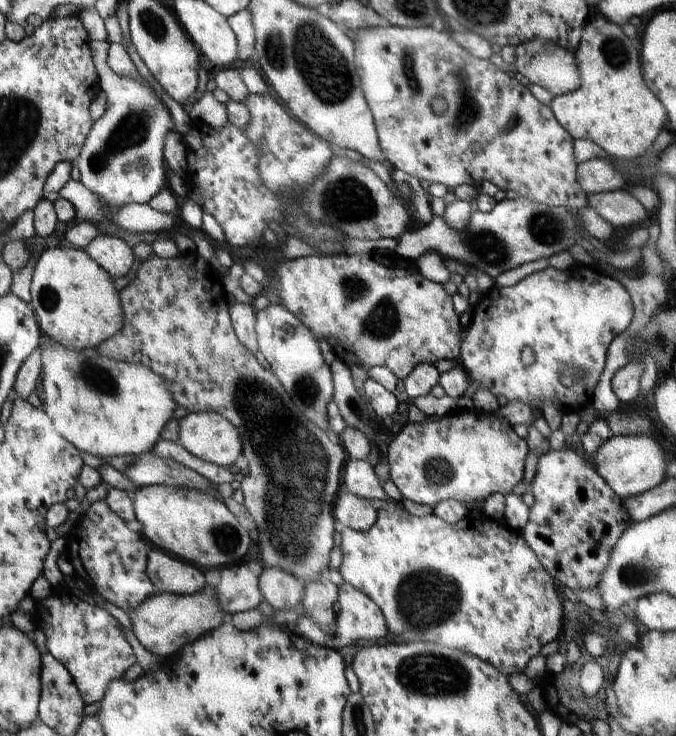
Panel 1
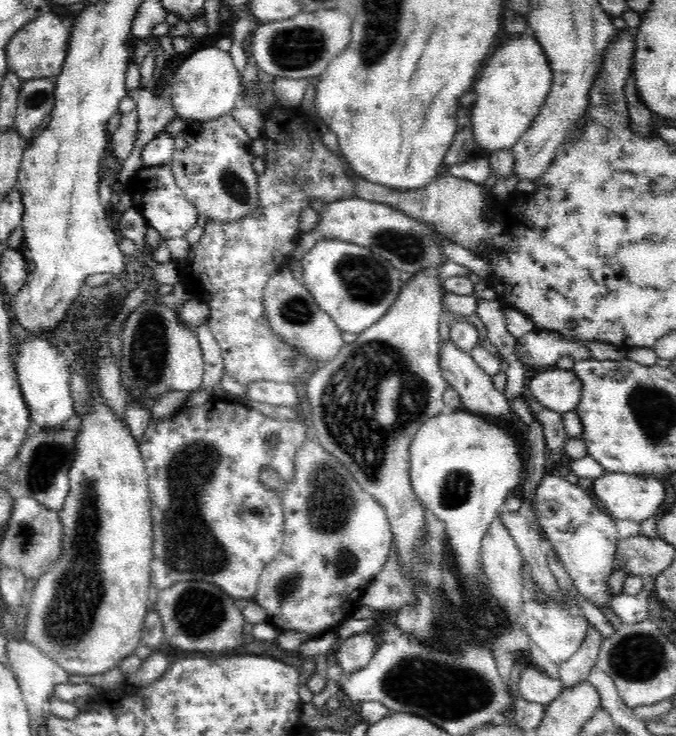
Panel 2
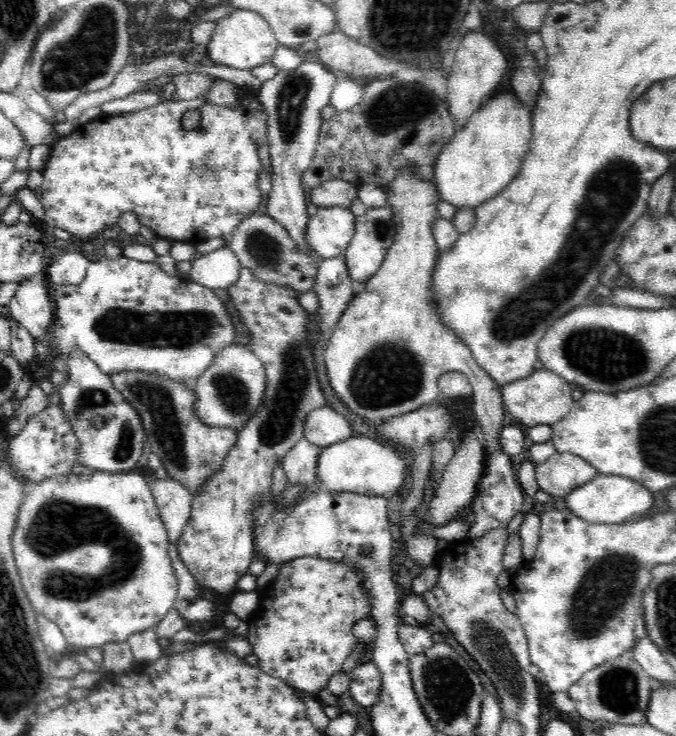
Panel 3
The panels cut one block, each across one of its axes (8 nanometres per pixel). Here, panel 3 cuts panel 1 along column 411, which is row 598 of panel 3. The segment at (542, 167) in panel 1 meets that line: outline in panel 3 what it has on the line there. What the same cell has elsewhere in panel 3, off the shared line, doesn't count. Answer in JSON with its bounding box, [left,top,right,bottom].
[12,471,178,649]

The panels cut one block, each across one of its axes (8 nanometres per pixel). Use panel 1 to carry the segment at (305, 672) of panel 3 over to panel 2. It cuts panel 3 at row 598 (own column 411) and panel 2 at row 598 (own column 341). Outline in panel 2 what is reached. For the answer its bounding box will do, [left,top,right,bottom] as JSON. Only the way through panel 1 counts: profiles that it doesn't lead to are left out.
[253,436,393,636]

